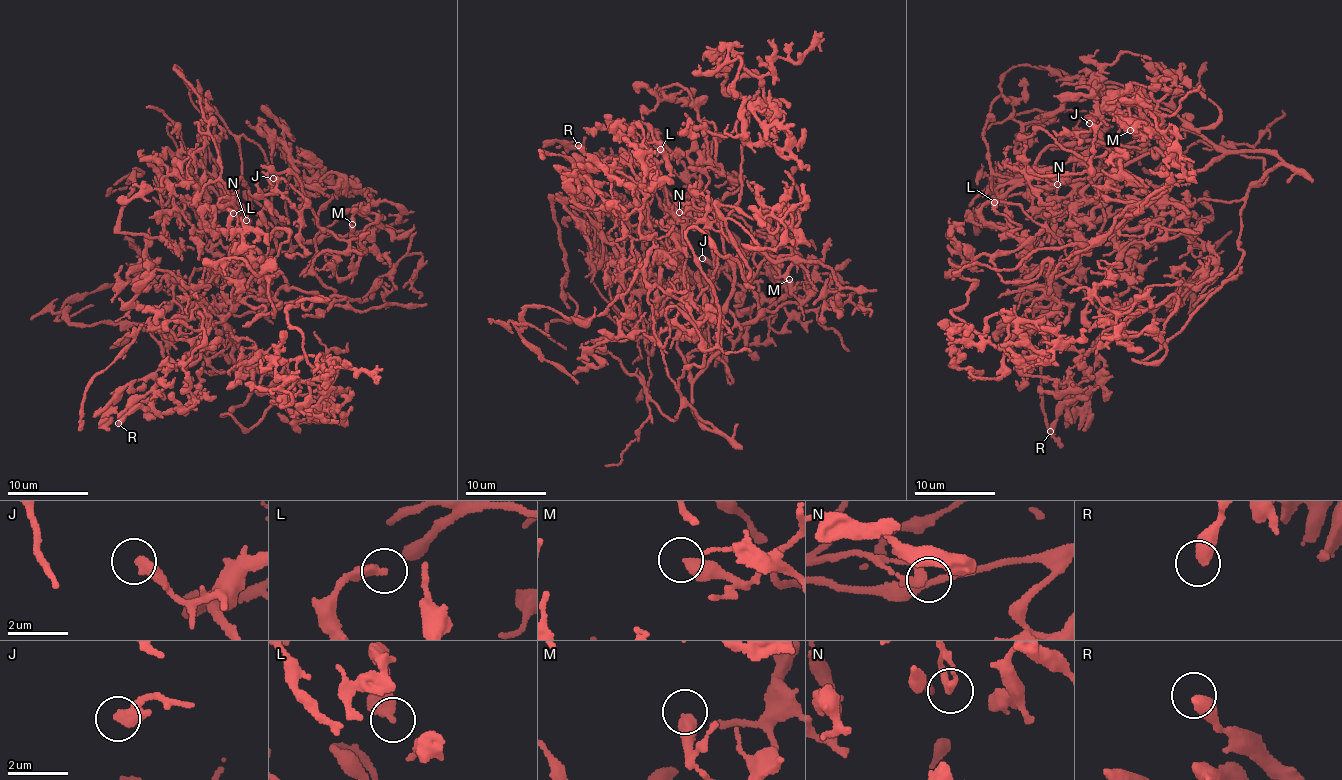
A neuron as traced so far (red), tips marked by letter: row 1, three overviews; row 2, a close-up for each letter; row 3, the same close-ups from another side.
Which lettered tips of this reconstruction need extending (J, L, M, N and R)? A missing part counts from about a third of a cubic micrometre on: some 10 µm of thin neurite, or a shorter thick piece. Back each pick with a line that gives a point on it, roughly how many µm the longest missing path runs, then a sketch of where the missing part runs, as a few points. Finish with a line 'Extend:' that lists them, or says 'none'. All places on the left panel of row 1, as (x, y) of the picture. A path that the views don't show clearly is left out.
J: (273, 178) | 3 µm | (273, 178), (277, 186), (268, 194)
Extend: J

